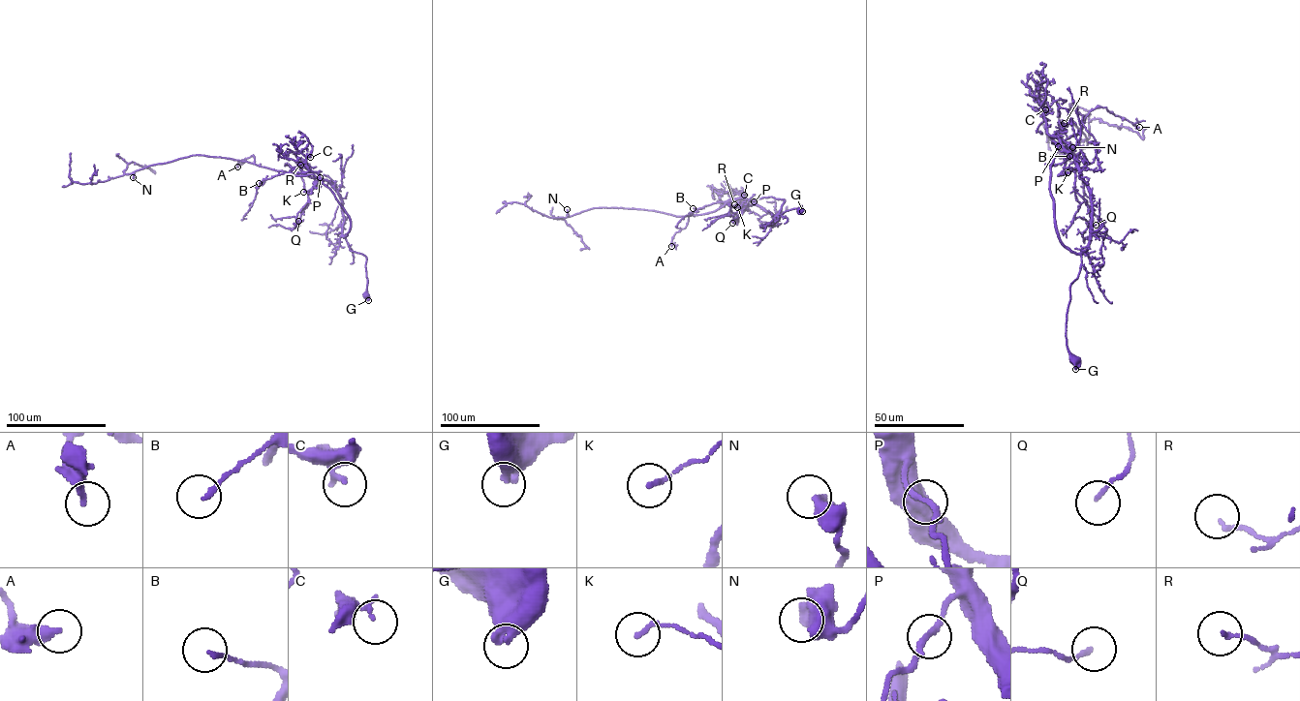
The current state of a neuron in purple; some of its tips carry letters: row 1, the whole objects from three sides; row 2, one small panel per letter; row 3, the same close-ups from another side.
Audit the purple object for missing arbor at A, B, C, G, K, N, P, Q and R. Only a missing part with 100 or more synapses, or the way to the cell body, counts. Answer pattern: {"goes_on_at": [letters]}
{"goes_on_at": []}

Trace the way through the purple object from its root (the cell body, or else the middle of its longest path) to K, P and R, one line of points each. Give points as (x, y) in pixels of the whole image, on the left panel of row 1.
K: (364, 294), (366, 258), (351, 251), (342, 235), (344, 216), (337, 190), (320, 178), (310, 194), (303, 192)
P: (364, 294), (366, 258), (350, 249), (342, 235), (341, 198), (327, 181), (320, 177)
R: (364, 294), (366, 258), (351, 251), (342, 235), (341, 198), (327, 181), (300, 165)

